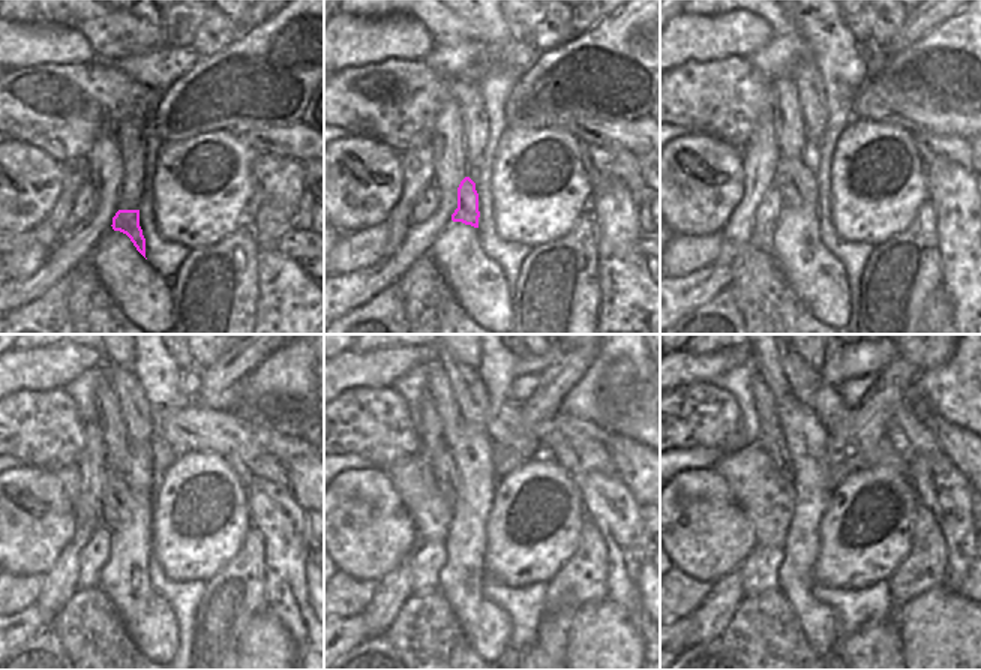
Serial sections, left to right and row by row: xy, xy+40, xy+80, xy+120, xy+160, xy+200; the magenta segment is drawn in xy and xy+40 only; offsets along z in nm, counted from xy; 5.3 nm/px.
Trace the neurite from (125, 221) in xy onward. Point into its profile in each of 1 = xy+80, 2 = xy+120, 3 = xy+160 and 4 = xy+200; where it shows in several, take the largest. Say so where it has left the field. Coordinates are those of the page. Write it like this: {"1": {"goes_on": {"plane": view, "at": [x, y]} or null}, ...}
{"1": {"goes_on": {"plane": "xy+80", "at": [797, 183]}}, "2": {"goes_on": {"plane": "xy+120", "at": [116, 496]}}, "3": {"goes_on": {"plane": "xy+160", "at": [449, 481]}}, "4": {"goes_on": {"plane": "xy+200", "at": [788, 475]}}}

